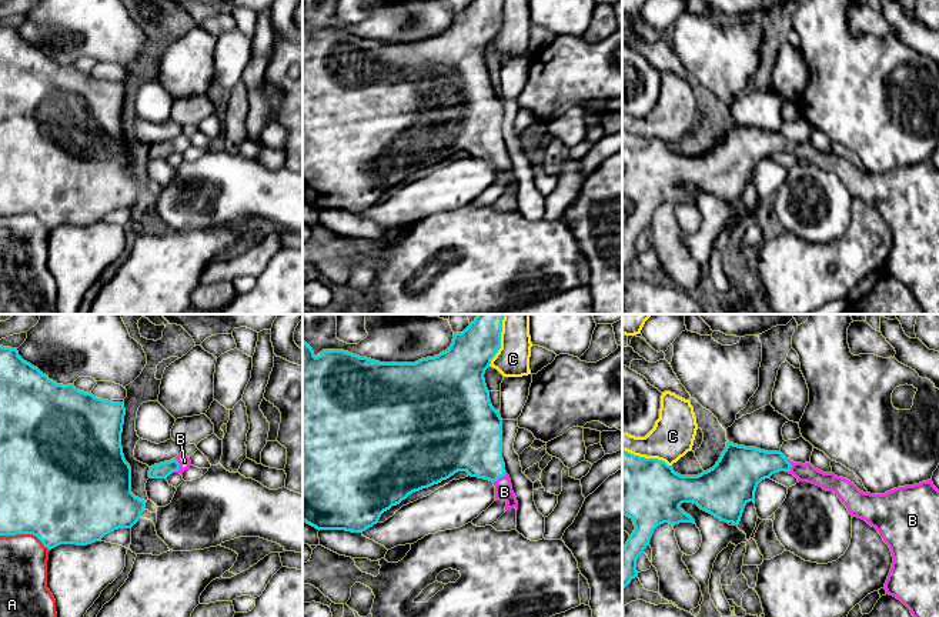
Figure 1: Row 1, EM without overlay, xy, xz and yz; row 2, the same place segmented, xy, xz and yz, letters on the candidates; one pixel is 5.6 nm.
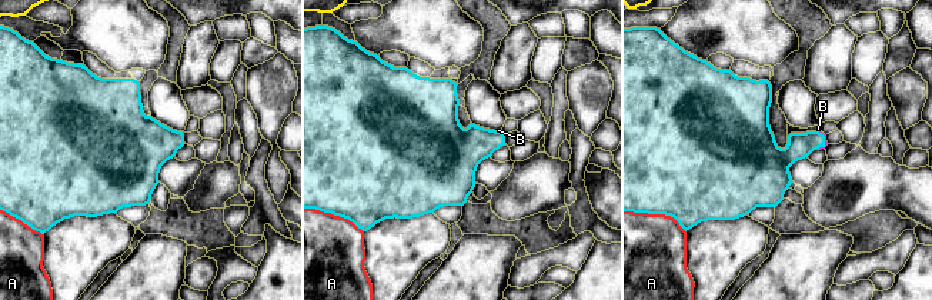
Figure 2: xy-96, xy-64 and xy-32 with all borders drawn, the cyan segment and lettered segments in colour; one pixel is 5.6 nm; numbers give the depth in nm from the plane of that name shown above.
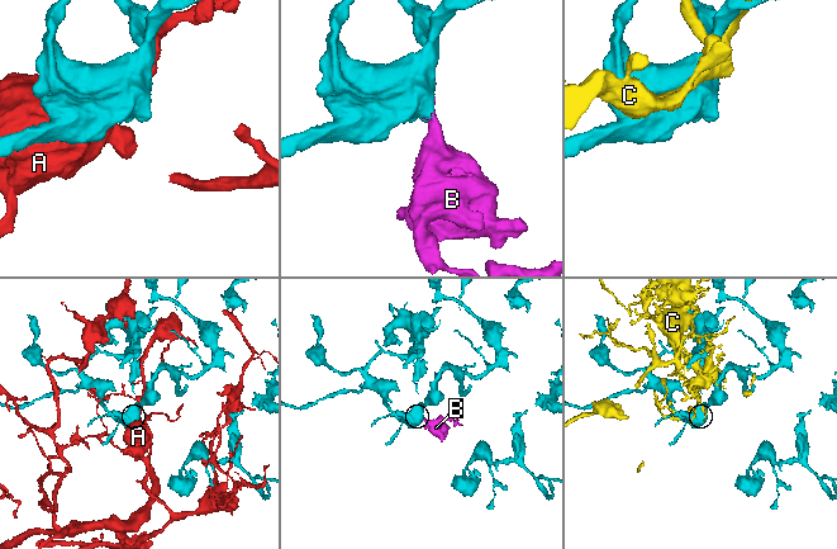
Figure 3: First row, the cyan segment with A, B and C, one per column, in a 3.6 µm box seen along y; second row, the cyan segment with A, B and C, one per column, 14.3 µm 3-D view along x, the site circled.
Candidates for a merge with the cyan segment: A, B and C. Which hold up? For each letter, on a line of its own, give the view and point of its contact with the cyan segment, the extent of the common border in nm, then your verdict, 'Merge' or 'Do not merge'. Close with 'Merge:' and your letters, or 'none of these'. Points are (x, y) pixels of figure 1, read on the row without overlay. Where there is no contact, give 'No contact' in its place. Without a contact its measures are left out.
A: Touches cyan at xy (24, 213). Shared border 300 nm. Do not merge
B: Touches cyan at xy (179, 149). Shared border 90 nm. Merge
C: Touches cyan at yz (647, 139). Shared border 300 nm. Do not merge
Merge: B

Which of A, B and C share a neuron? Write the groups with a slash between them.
A / B / C

